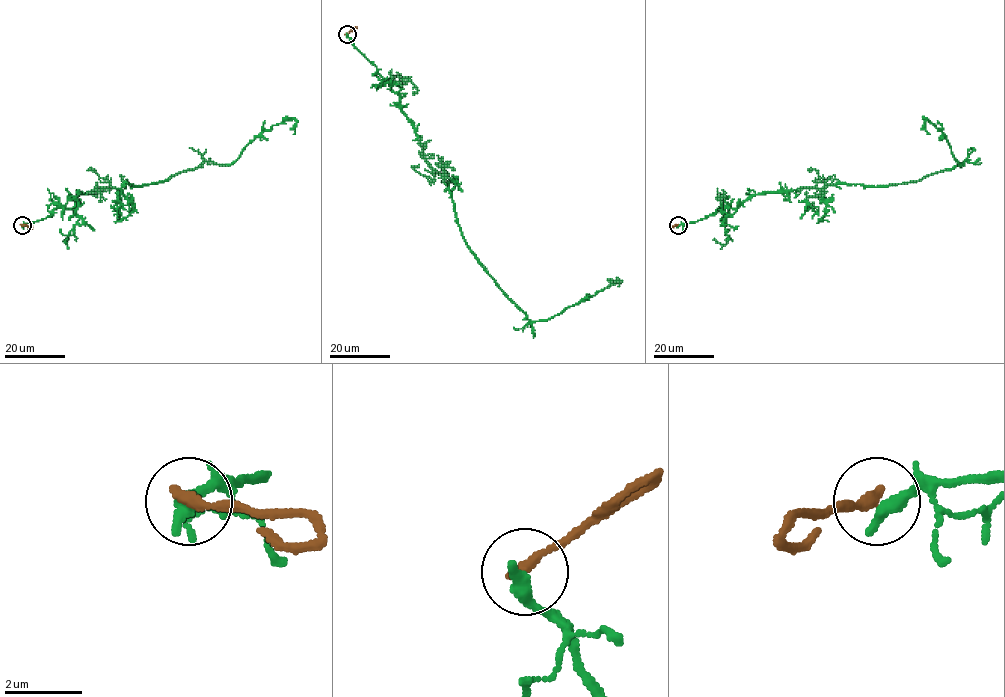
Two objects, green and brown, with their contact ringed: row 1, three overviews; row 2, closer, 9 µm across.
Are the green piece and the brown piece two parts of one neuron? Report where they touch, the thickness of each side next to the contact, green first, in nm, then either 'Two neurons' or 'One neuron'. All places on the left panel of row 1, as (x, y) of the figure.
Place: (22, 225). Thickness 420 nm (green) against 320 nm. Two neurons

